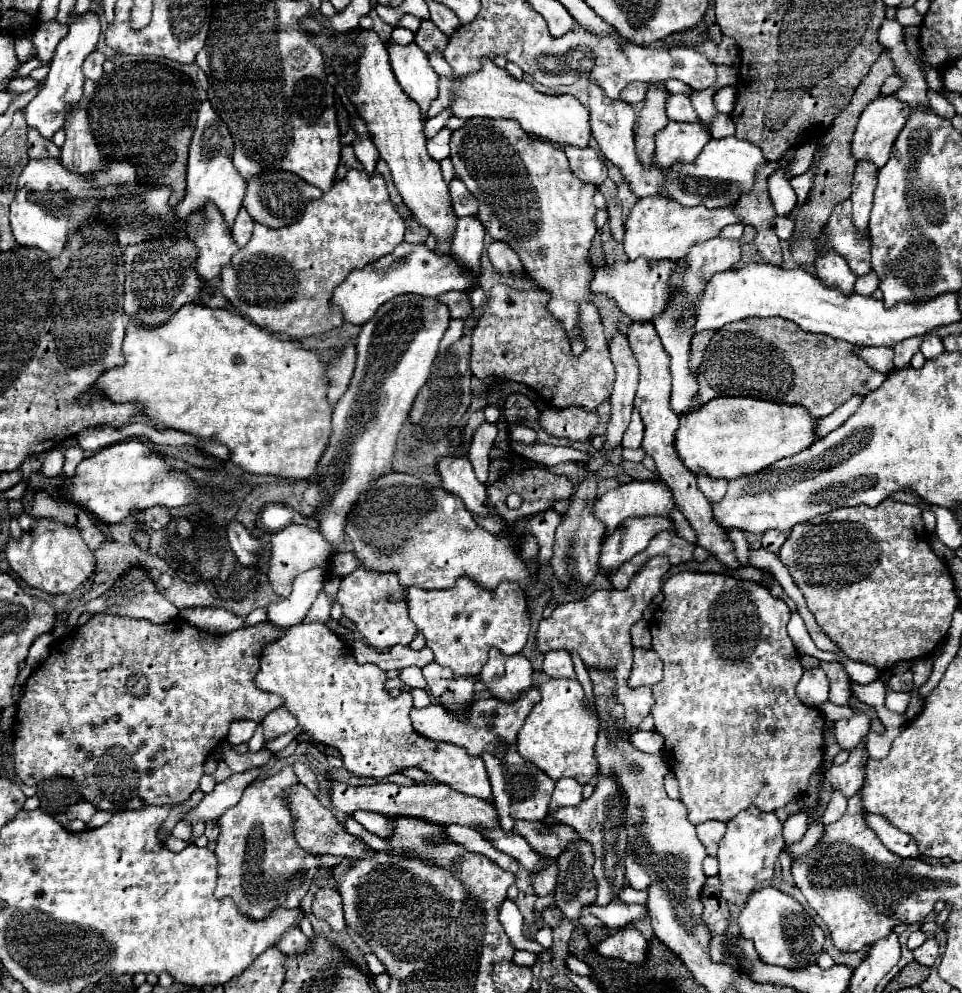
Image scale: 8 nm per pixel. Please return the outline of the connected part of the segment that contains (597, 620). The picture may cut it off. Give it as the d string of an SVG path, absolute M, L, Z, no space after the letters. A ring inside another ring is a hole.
M652 557L642 569L638 569L636 577L632 577L628 589L624 591L594 591L590 597L580 601L570 601L564 605L558 605L548 619L540 621L536 643L538 651L576 651L586 665L598 665L600 669L614 673L618 679L618 701L622 701L626 709L626 727L636 731L640 721L650 715L650 709L654 705L654 697L650 687L642 689L630 689L628 687L628 675L632 669L632 643L630 643L630 627L642 619L644 609L648 603L662 591L662 577L670 569L668 557Z

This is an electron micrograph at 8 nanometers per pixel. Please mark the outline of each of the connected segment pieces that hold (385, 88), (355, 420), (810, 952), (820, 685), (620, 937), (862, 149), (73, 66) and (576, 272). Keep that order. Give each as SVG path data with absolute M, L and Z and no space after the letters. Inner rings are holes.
M356 29L356 45L362 51L356 59L358 65L358 81L360 87L354 91L354 103L362 109L362 117L370 121L370 129L374 129L374 137L378 137L378 149L382 149L382 159L388 163L396 189L400 191L404 203L410 207L412 215L420 225L428 227L438 241L446 241L454 235L456 217L450 205L448 185L442 179L440 165L426 153L426 137L424 125L420 121L420 109L406 97L402 87L398 85L384 43L378 33Z
M398 295L386 305L378 309L374 319L370 319L360 335L358 335L358 363L354 369L354 379L350 381L348 395L342 395L342 401L336 405L334 421L332 421L332 437L328 451L318 463L316 477L304 493L304 501L312 505L318 513L318 531L332 543L338 545L344 539L344 523L348 511L362 491L366 491L378 477L392 471L396 437L408 417L416 393L426 383L430 375L430 367L434 363L434 355L438 355L440 339L448 329L450 315L446 313L446 305L440 305L436 299L416 297L416 295Z
M764 887L752 893L738 917L738 923L742 935L754 941L758 955L770 965L786 965L794 969L794 965L814 963L824 945L824 931L812 921L796 899L778 891L776 887Z
M820 667L804 671L796 687L798 699L808 707L820 707L824 701L828 701L828 691L830 691L828 677Z
M626 927L616 931L612 937L604 939L596 951L602 957L616 957L626 961L628 965L646 965L648 963L648 945L642 933L634 927Z
M894 95L888 97L878 97L874 99L862 113L858 127L854 131L854 139L852 139L852 157L856 161L872 161L878 169L882 169L886 165L886 161L890 159L892 153L892 145L894 139L898 137L902 125L906 123L906 117L910 115L910 107L902 105L902 101L898 101Z
M88 11L86 15L72 21L68 35L58 43L54 59L50 63L50 73L48 73L40 93L24 109L24 117L26 117L28 127L36 129L44 139L52 139L52 135L64 127L68 113L80 105L80 101L82 101L82 83L84 83L82 63L88 57L88 53L96 49L98 35L100 35L98 15Z
M468 119L468 123L452 133L450 141L450 159L456 169L456 177L464 181L468 191L480 203L480 221L494 241L506 241L520 257L522 265L532 277L532 283L552 295L548 309L556 319L562 321L564 329L572 339L572 351L580 355L584 339L578 329L578 305L592 303L592 293L588 289L592 267L590 267L590 243L596 235L594 225L594 193L596 187L580 181L570 173L568 159L564 149L530 137L518 121L486 121L486 119Z

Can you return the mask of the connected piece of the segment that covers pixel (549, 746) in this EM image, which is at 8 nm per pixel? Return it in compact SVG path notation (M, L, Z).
M550 679L540 685L542 701L528 713L518 731L518 753L542 769L550 779L574 777L586 785L598 773L594 745L598 739L598 717L588 709L584 689L576 679Z

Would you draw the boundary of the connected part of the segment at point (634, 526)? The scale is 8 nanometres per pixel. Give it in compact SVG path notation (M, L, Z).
M668 517L626 519L622 525L616 527L616 531L612 535L606 535L602 539L600 571L604 571L604 575L618 571L620 565L624 565L636 553L642 553L648 547L650 537L654 537L666 529L676 531L674 521L670 521Z

